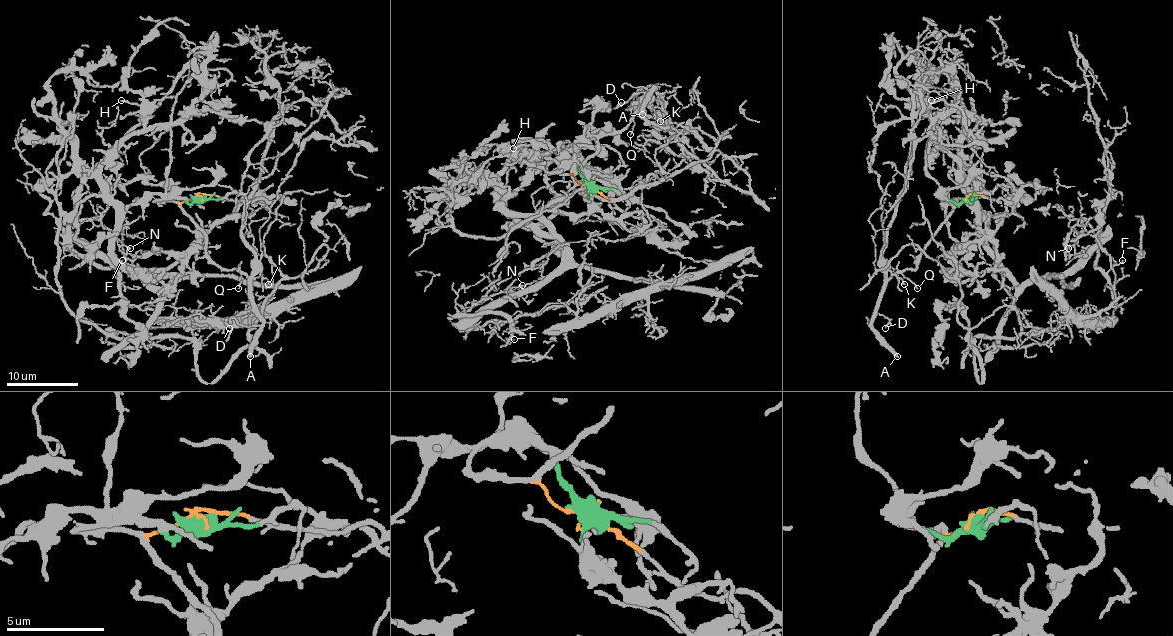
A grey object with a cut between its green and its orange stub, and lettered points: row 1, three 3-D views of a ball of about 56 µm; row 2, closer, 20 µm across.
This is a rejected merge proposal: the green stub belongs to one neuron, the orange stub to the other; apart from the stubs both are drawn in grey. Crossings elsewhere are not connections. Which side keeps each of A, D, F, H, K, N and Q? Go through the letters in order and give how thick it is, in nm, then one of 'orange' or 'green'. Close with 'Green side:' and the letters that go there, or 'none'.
A: 400 nm thick; orange
D: 90 nm thick; orange
F: 140 nm thick; green
H: 170 nm thick; green
K: 100 nm thick; orange
N: 130 nm thick; green
Q: 90 nm thick; orange
Green side: F, H, N

